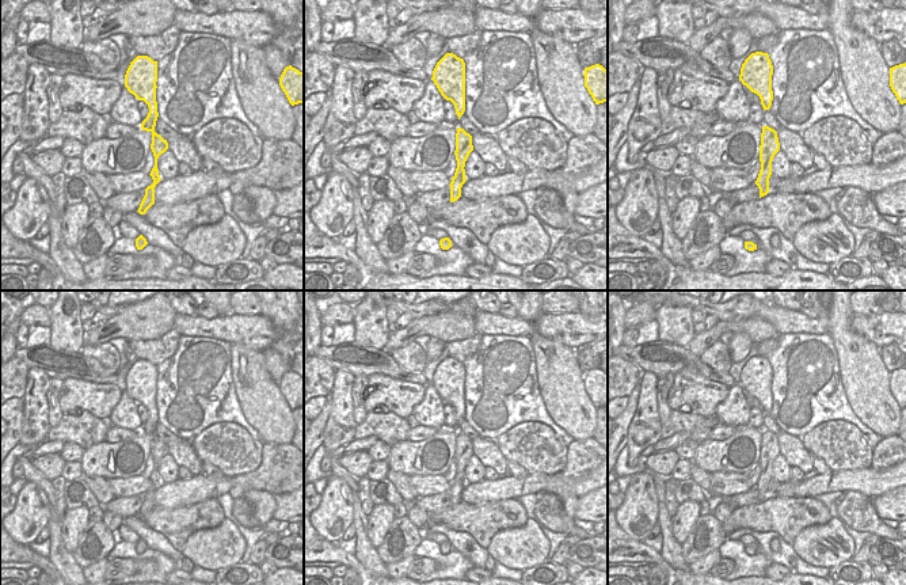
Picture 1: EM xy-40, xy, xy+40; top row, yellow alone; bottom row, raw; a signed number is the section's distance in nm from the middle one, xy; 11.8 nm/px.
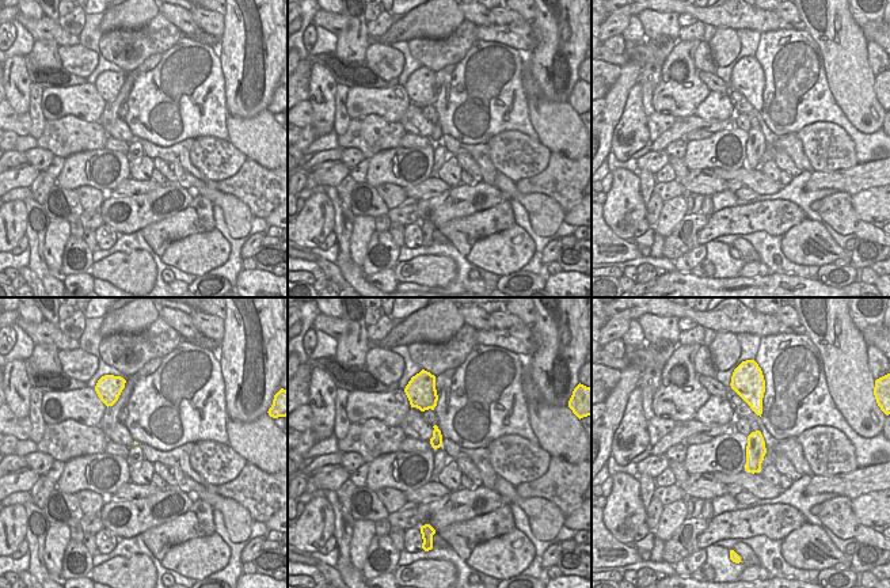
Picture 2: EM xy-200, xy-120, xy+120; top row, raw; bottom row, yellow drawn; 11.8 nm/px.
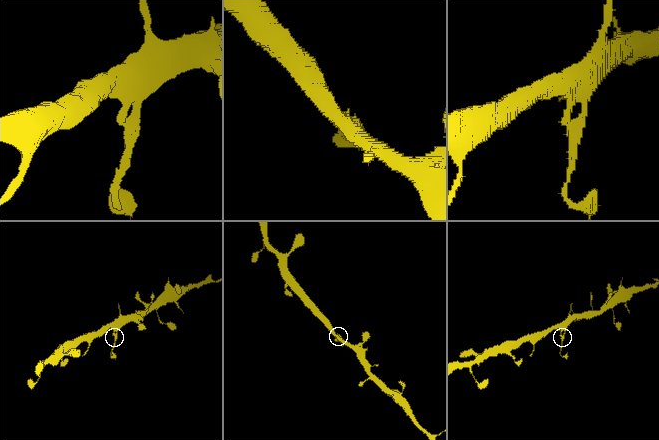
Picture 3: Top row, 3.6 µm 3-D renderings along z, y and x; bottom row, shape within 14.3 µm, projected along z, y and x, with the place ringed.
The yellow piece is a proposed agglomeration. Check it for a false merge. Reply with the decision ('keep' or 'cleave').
keep

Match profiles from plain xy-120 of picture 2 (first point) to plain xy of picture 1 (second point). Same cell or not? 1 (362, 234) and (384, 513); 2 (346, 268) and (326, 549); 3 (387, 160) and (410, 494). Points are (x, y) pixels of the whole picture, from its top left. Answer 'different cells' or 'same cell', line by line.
1: same cell
2: different cells
3: different cells

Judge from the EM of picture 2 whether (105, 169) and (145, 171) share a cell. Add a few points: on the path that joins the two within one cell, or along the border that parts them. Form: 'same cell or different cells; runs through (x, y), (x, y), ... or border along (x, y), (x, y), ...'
different cells; border along (132, 164), (129, 177)

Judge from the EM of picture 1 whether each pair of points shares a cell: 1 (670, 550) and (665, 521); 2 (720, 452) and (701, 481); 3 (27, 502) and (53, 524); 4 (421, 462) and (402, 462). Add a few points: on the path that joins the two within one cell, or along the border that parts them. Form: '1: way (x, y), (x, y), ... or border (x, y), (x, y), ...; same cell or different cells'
1: way (669, 543), (666, 528); same cell
2: border (692, 460), (710, 474); different cells
3: border (50, 508), (46, 524); different cells
4: way (417, 462), (406, 462); same cell

